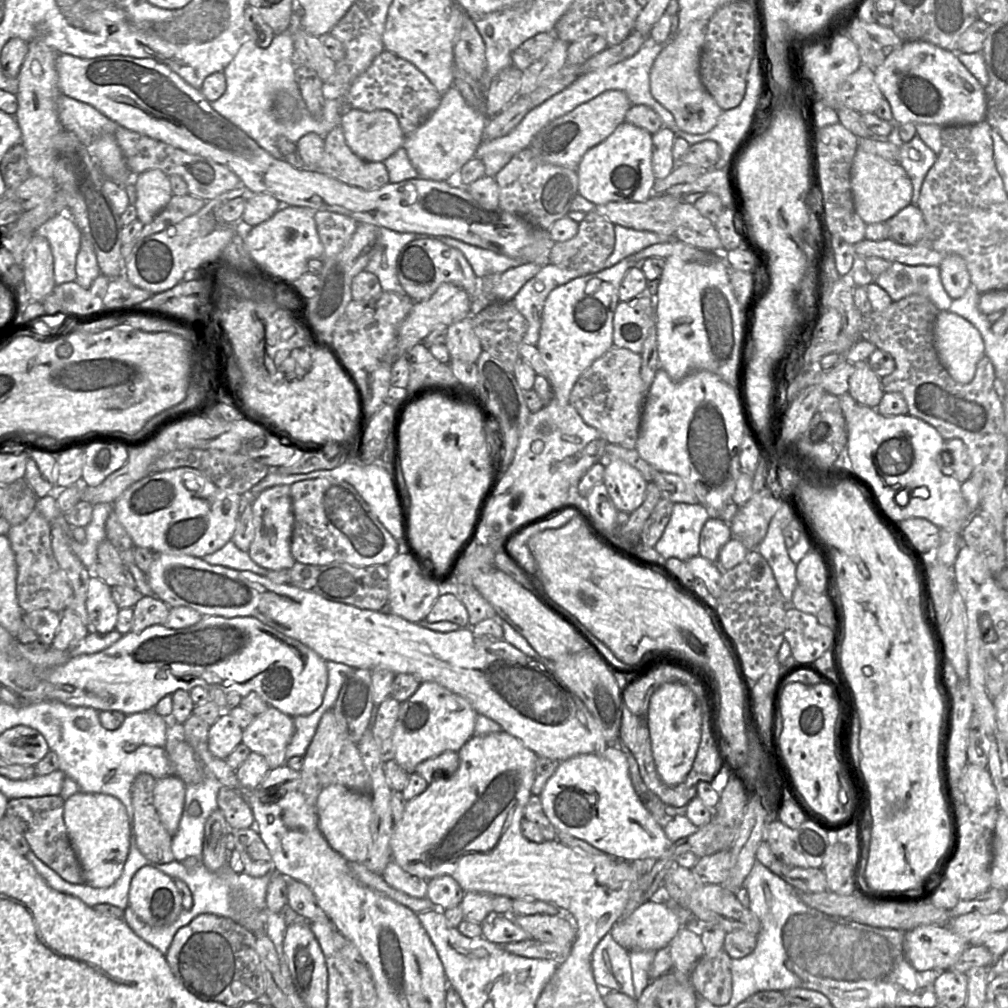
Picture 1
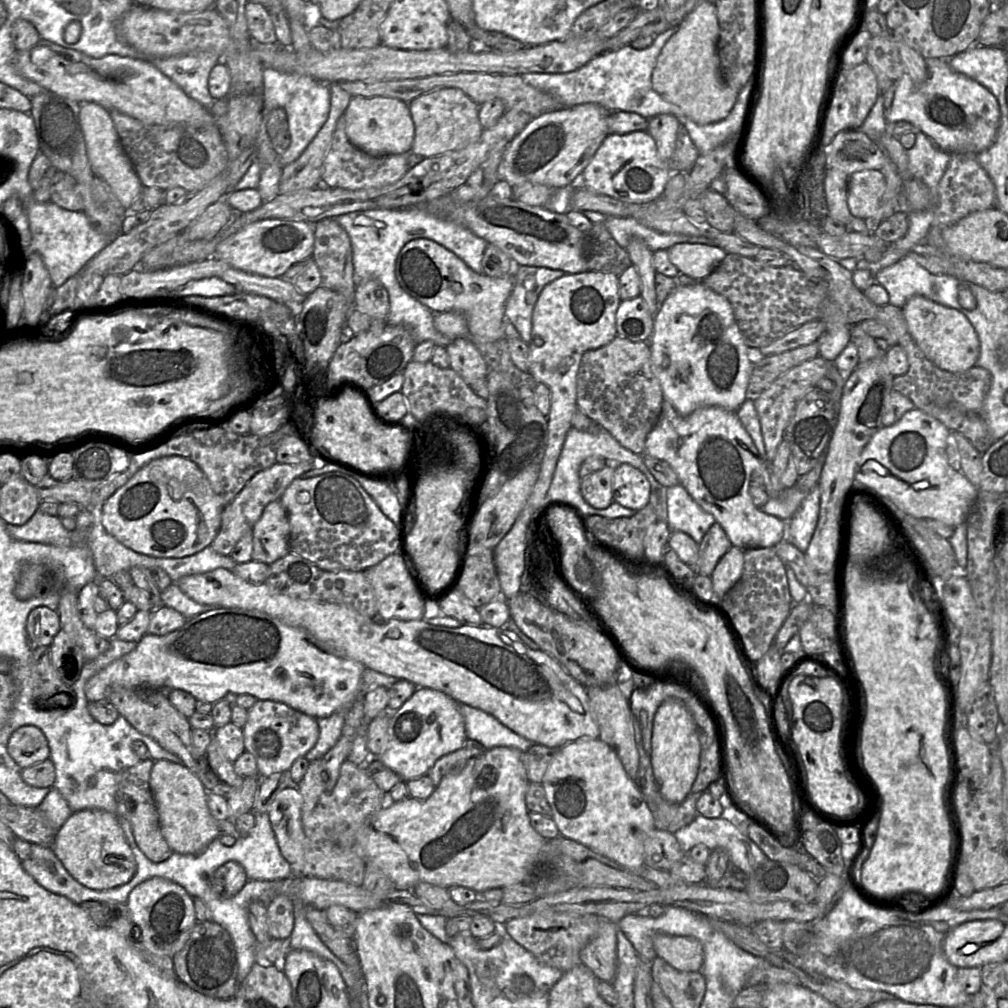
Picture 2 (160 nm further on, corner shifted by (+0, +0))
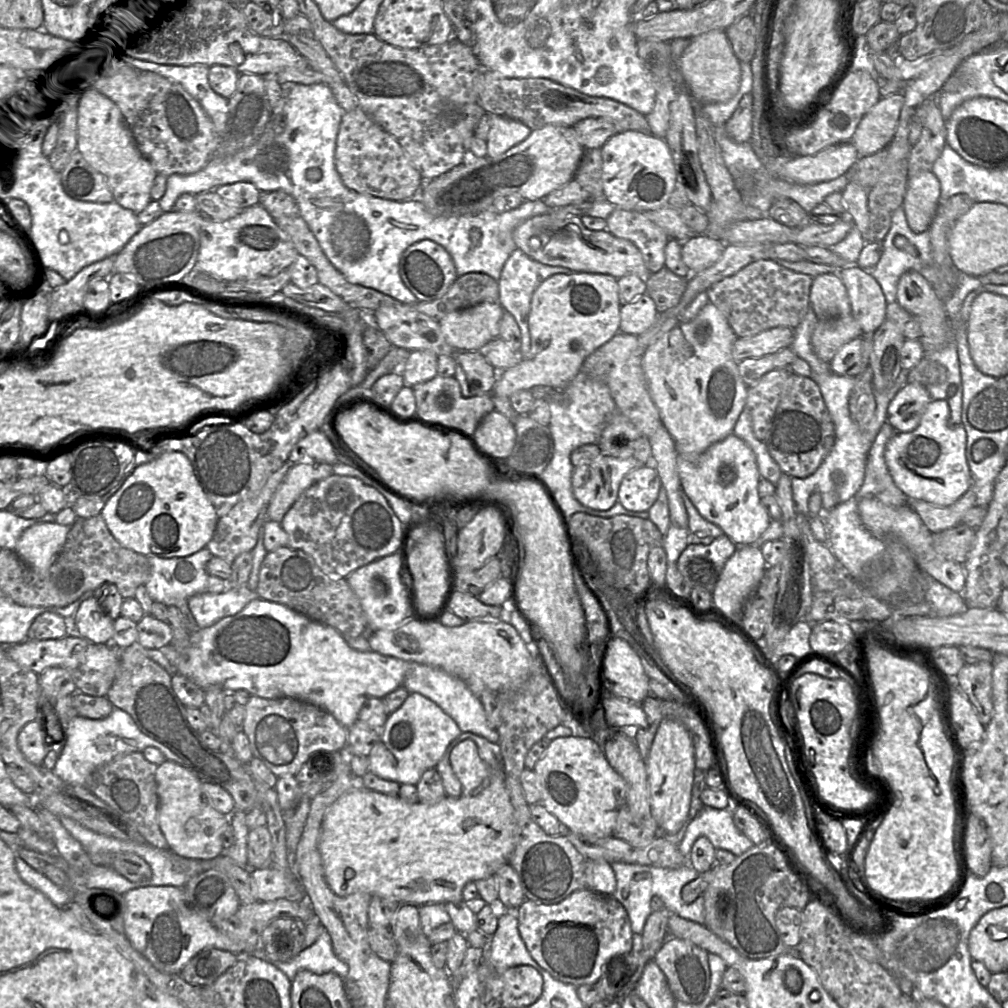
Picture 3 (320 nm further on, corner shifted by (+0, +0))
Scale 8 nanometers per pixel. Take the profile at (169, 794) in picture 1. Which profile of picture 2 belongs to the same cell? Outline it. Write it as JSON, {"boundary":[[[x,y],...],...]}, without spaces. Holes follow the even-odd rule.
{"boundary":[[[156,760],[150,773],[150,789],[153,795],[162,836],[173,852],[199,854],[214,839],[221,836],[240,837],[233,820],[215,819],[207,806],[207,791],[200,779],[184,764],[168,760]]]}

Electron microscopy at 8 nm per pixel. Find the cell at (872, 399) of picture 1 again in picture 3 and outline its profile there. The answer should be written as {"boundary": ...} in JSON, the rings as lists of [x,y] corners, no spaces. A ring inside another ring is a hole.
{"boundary":[[[857,264],[842,268],[840,278],[863,336],[873,335],[886,319],[887,302],[881,286],[870,272]]]}

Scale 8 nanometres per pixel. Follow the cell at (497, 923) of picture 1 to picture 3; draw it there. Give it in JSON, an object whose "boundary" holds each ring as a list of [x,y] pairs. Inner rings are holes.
{"boundary":[[[580,889],[557,904],[526,900],[515,913],[519,933],[532,958],[555,979],[576,987],[596,984],[607,961],[632,951],[630,919],[614,896]]]}

